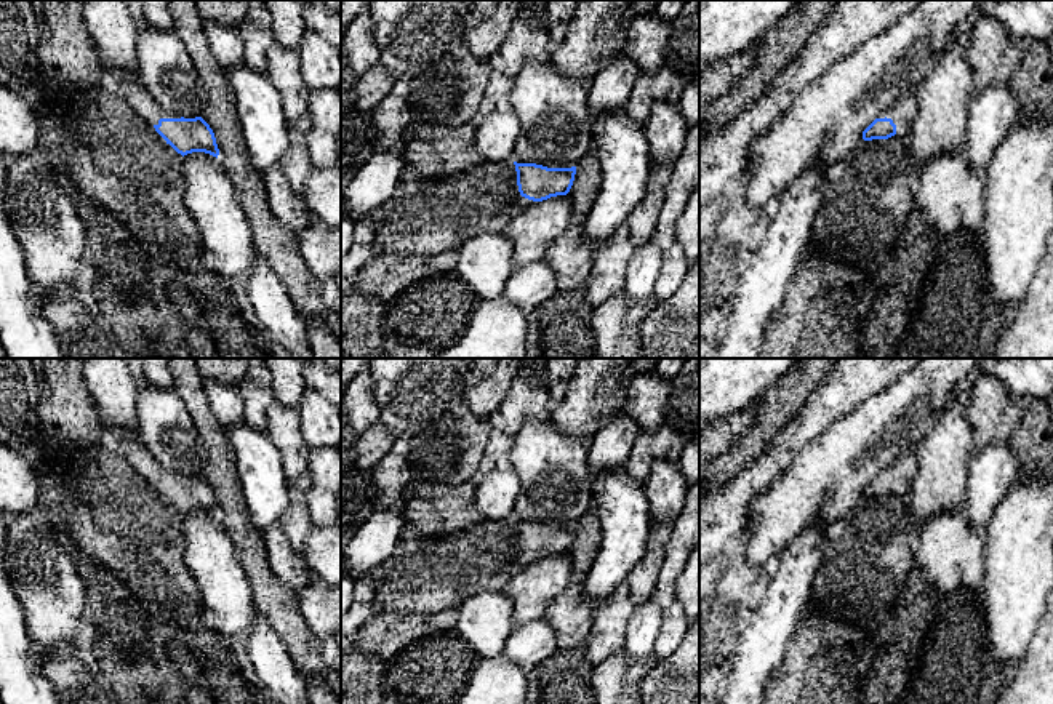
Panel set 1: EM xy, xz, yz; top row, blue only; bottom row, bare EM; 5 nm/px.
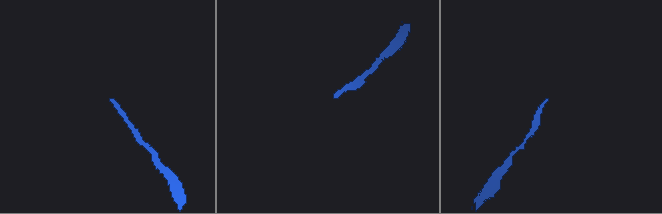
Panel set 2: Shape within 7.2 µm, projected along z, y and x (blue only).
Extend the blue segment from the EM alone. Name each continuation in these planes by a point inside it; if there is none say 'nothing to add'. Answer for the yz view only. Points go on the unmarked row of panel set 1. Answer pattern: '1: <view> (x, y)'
1: yz (903, 468)

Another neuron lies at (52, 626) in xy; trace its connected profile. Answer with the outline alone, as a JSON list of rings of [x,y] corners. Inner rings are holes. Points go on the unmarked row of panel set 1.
[[[42,510],[6,515],[6,547],[0,555],[14,594],[26,610],[27,632],[42,653],[74,643],[85,606],[83,586],[77,586],[70,539]]]

